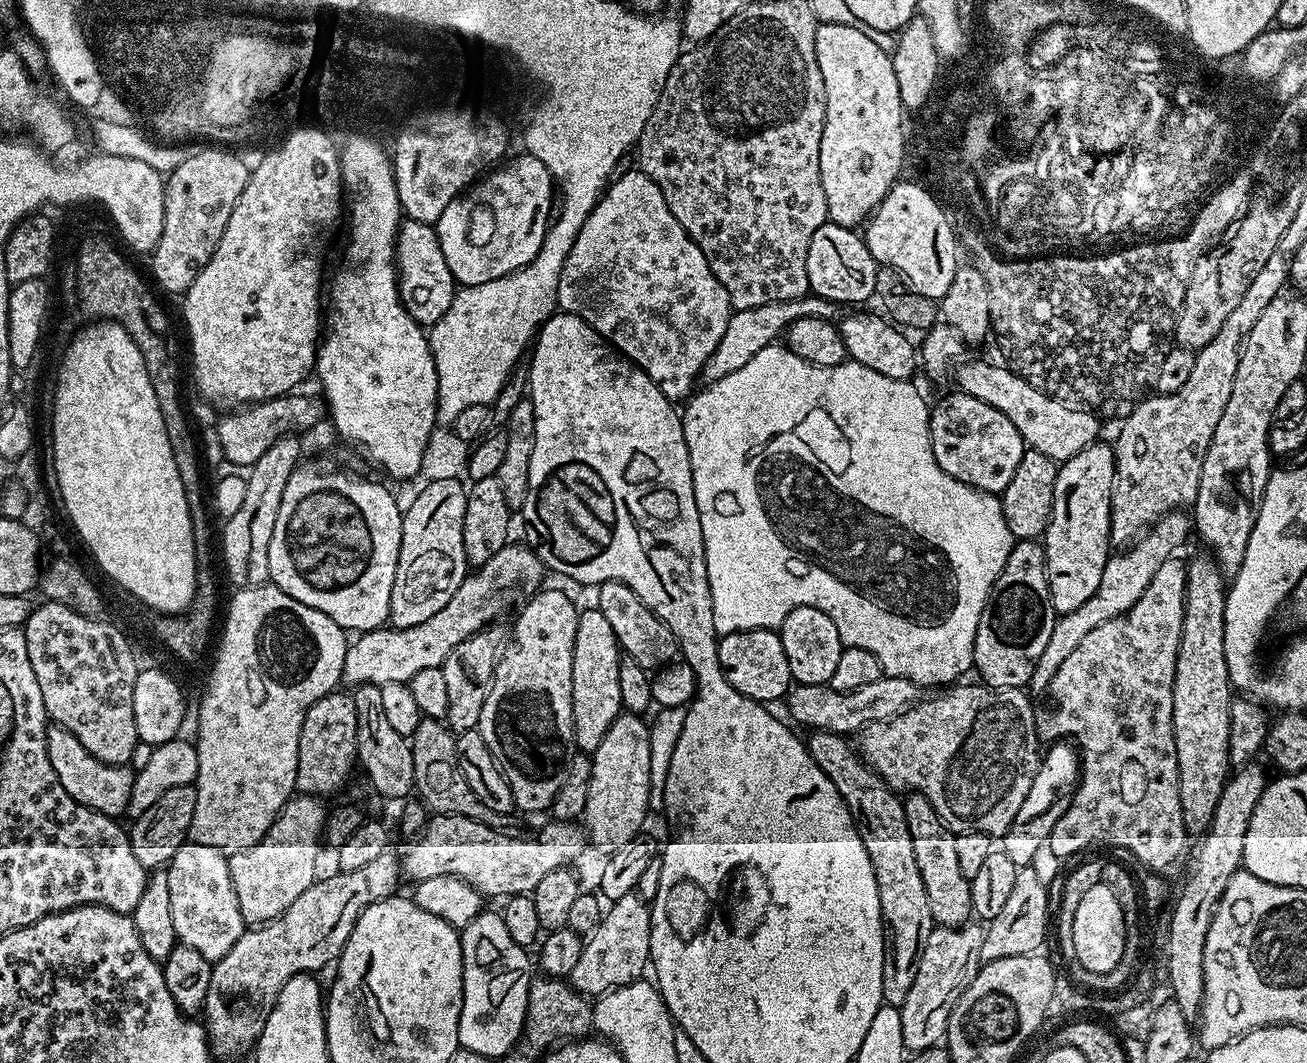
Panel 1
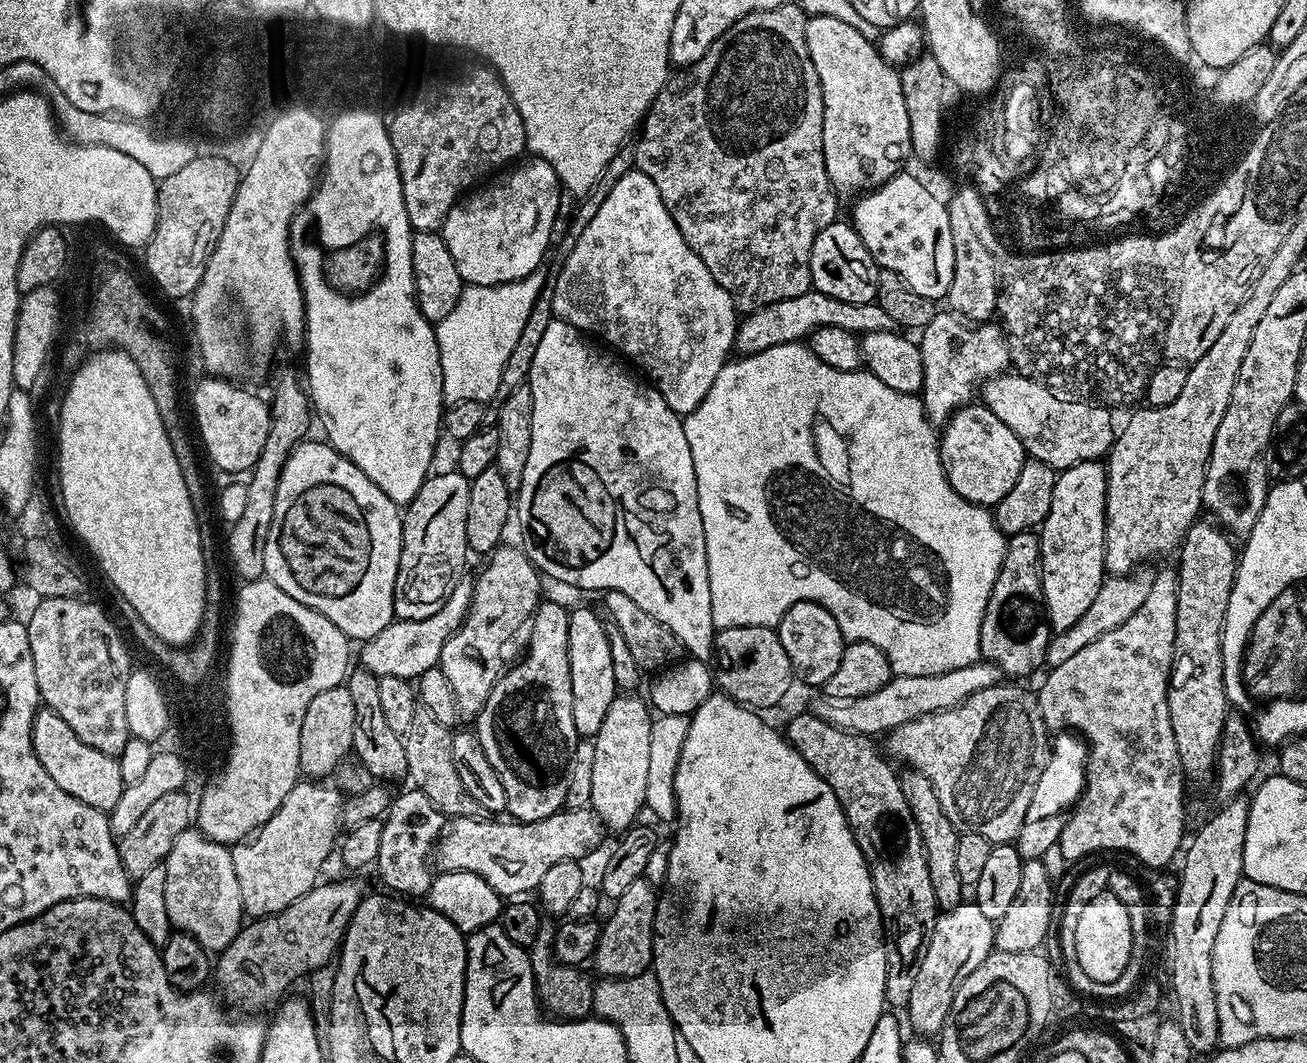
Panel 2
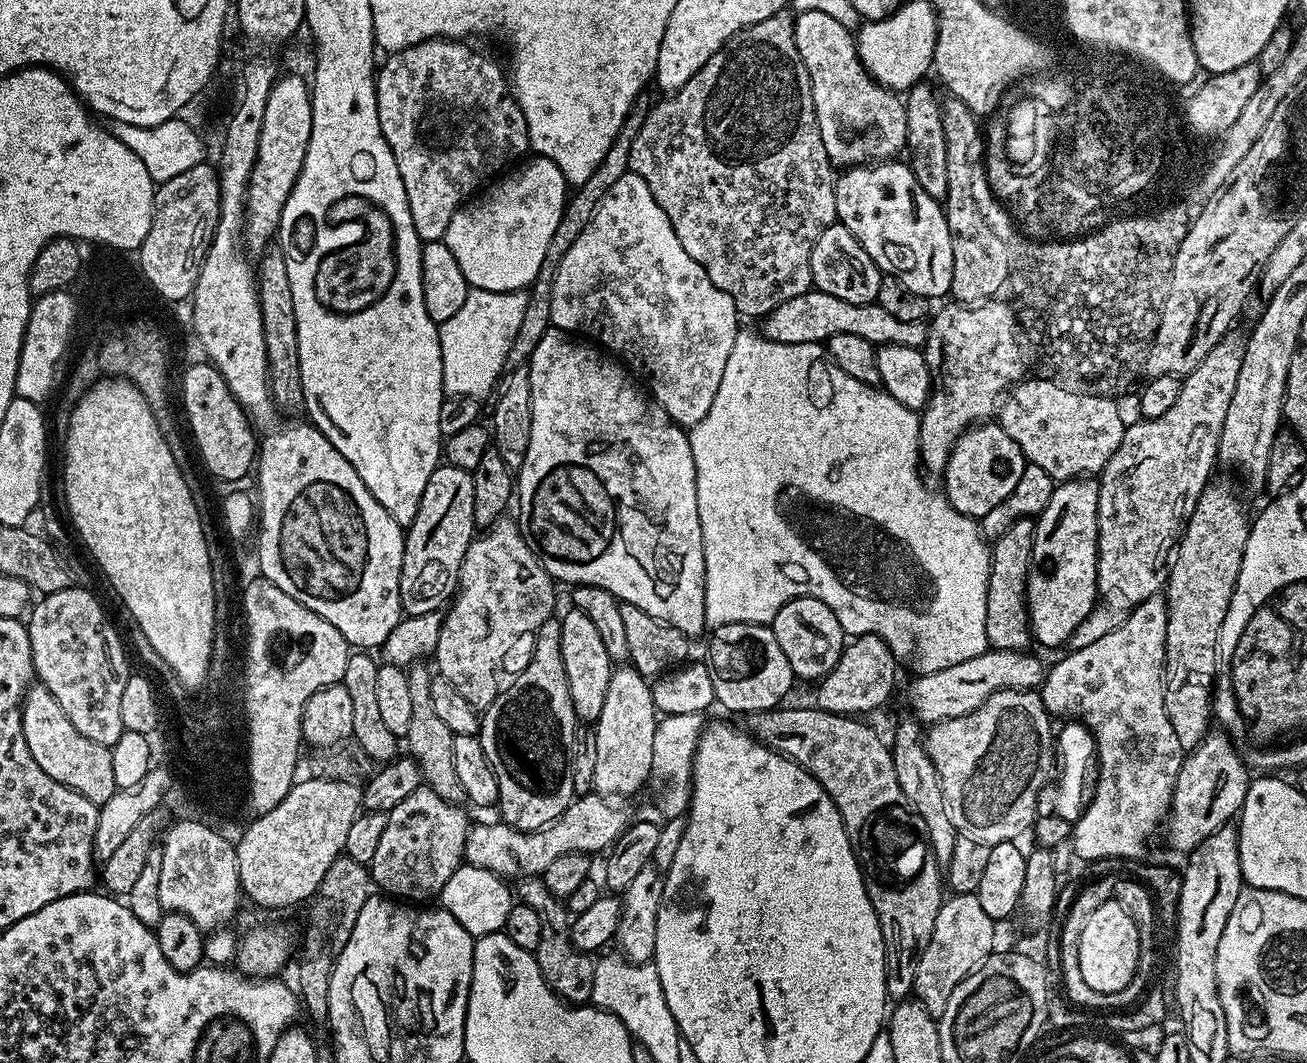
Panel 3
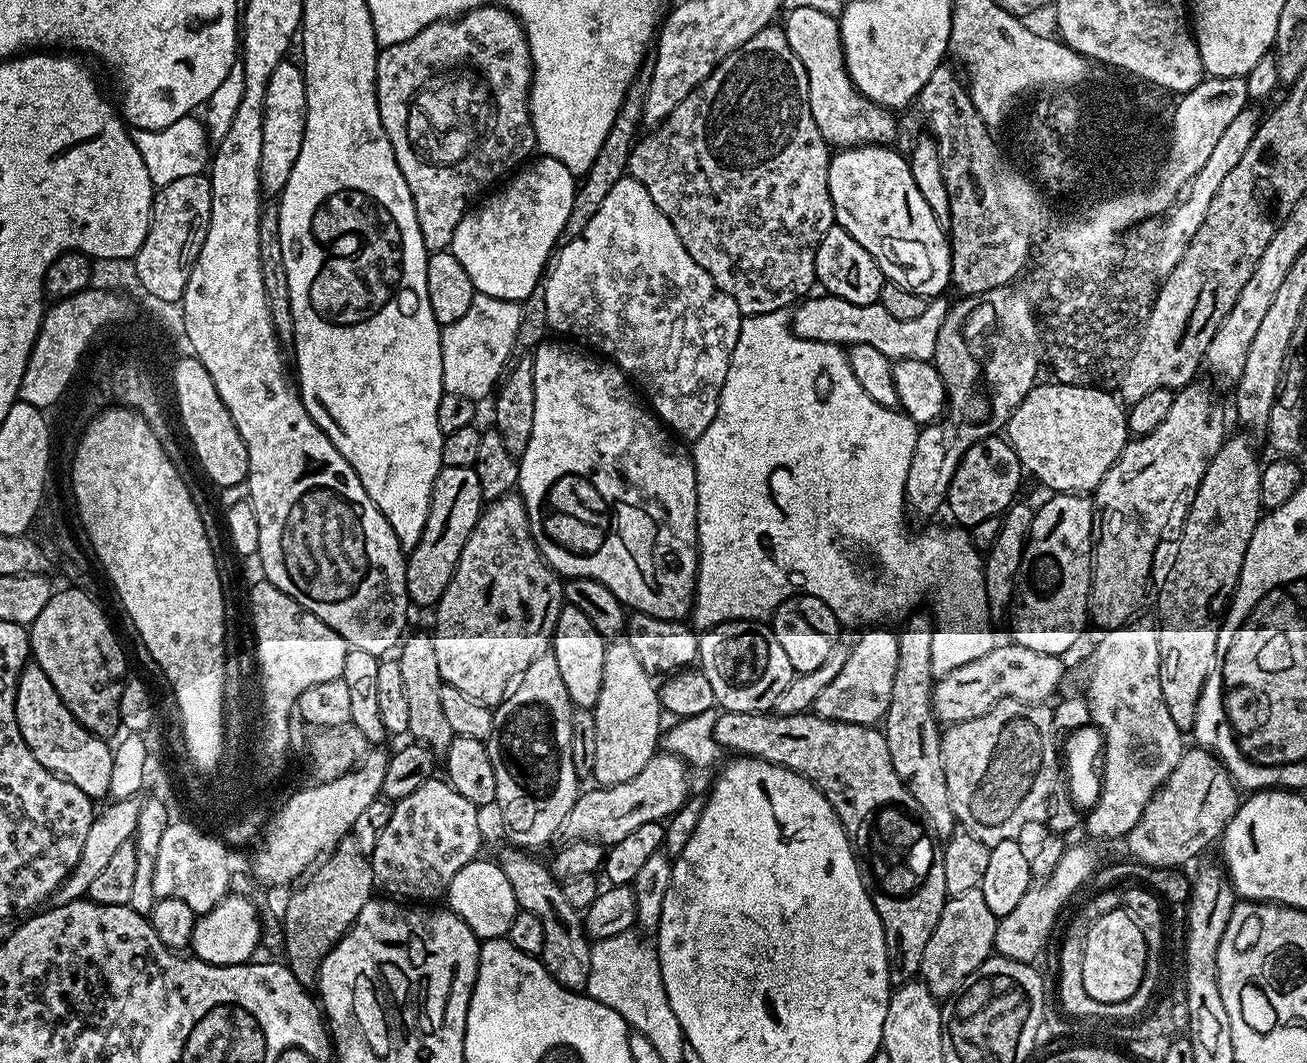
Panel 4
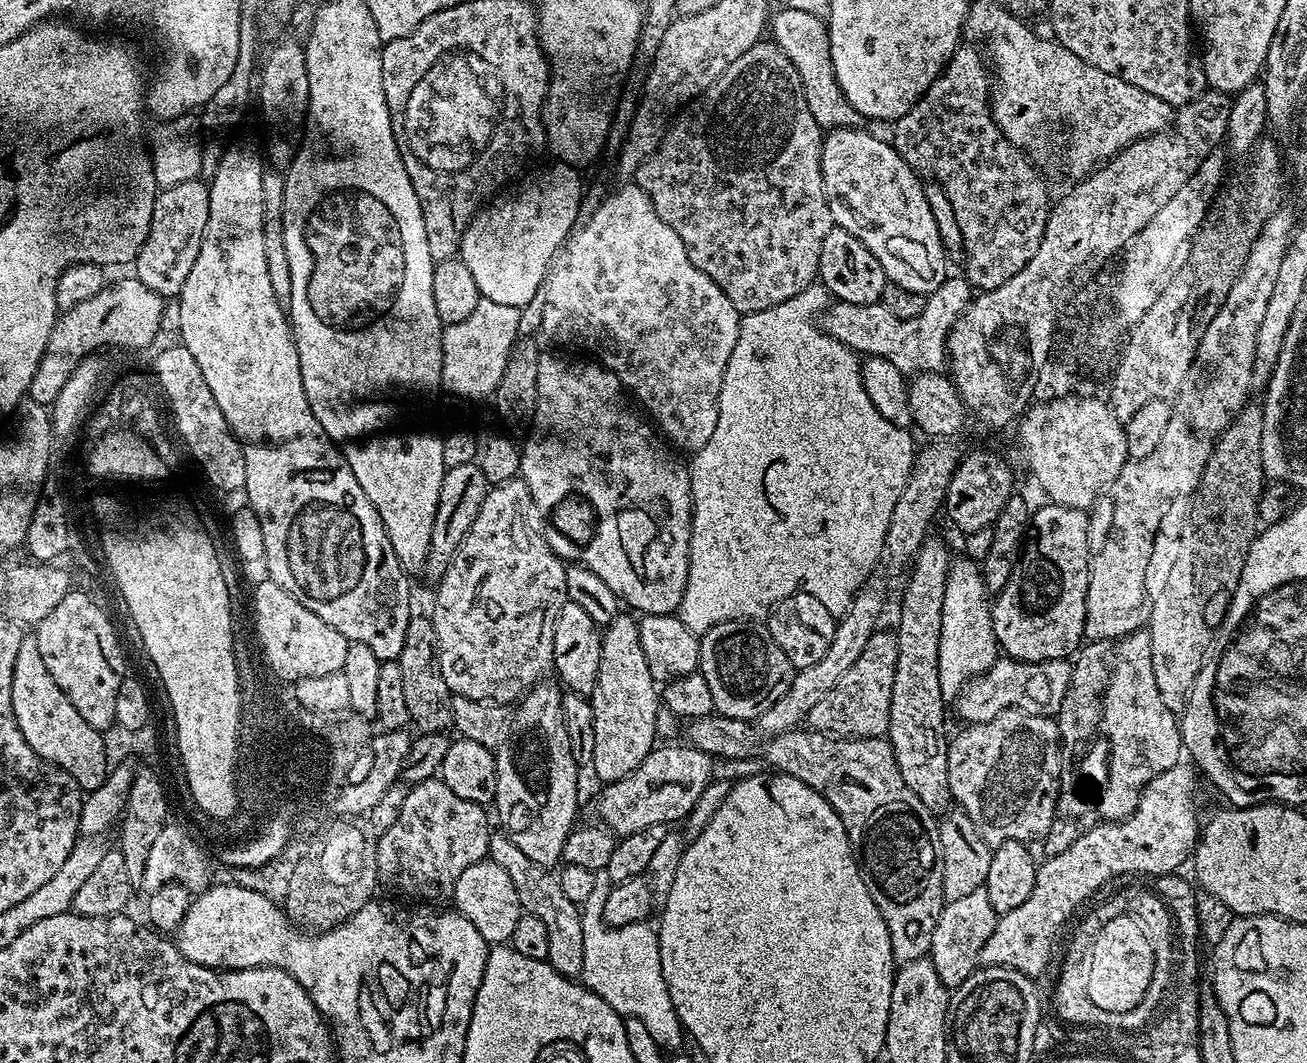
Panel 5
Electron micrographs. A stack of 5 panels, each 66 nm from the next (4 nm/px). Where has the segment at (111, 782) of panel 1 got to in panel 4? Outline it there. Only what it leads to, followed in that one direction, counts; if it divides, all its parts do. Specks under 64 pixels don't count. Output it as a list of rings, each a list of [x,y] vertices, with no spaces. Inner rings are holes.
[[[35,662],[25,664],[24,669],[20,671],[16,687],[16,717],[18,730],[22,730],[22,738],[26,746],[30,746],[30,754],[34,754],[34,758],[38,758],[38,762],[42,762],[46,770],[62,777],[66,782],[74,782],[74,786],[78,786],[78,790],[82,790],[82,794],[86,794],[93,802],[103,801],[108,796],[110,774],[113,772],[113,745],[105,737],[95,736],[93,732],[86,730],[86,726],[82,726],[78,718],[70,714],[62,698],[58,698],[58,690],[54,690],[54,682],[46,678],[46,670],[42,670],[42,666],[38,666]]]

